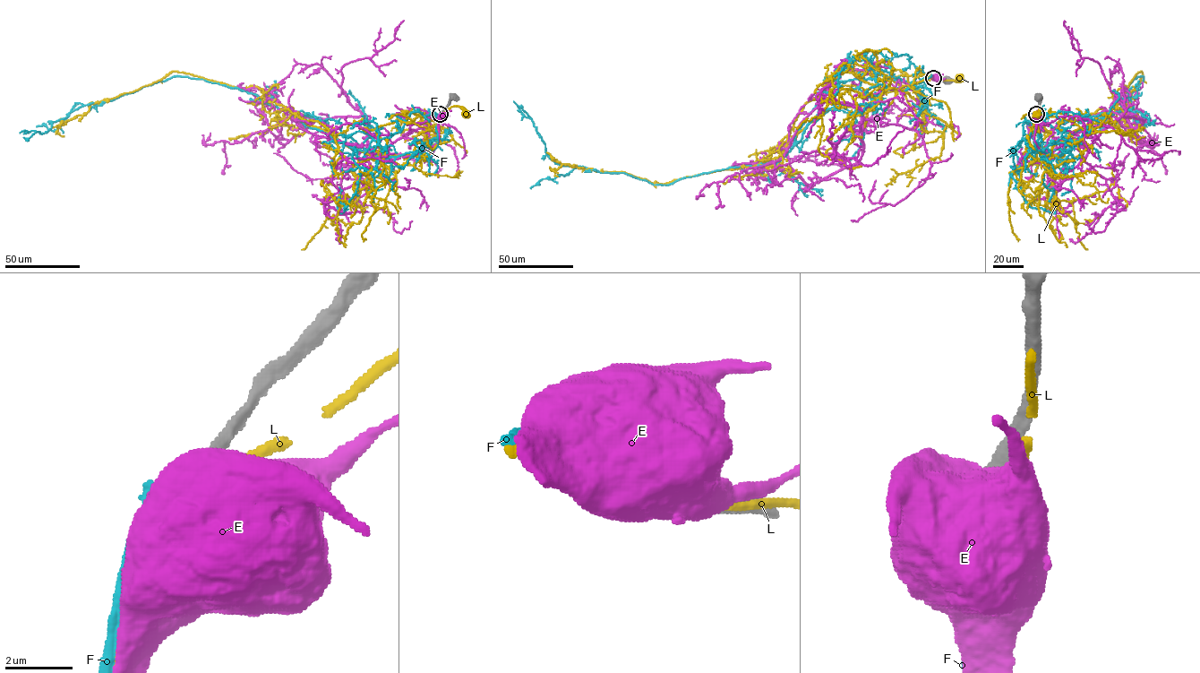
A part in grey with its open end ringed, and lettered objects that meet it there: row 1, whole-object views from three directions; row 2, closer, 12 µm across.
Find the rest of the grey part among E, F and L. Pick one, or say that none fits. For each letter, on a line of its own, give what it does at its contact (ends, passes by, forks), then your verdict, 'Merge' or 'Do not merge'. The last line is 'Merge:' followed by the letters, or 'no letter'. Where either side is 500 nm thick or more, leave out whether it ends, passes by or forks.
E: Do not merge
F: It ends there. Merge
L: It passes by. Do not merge
Merge: F

